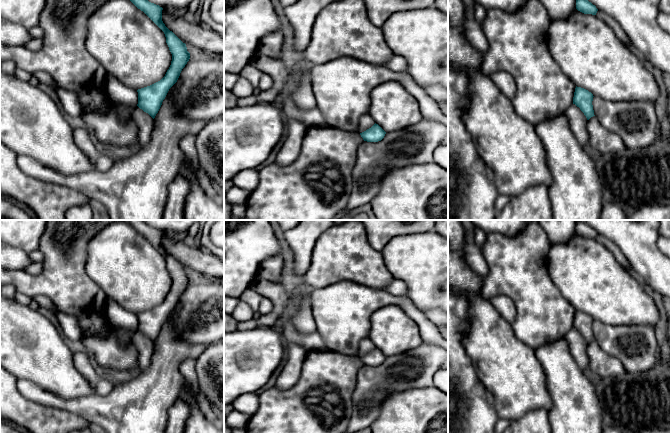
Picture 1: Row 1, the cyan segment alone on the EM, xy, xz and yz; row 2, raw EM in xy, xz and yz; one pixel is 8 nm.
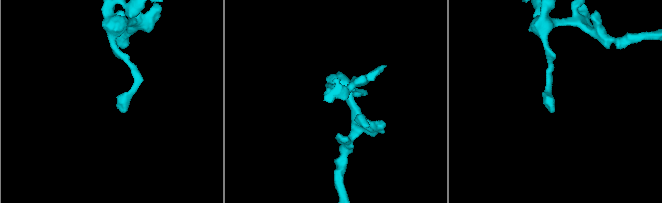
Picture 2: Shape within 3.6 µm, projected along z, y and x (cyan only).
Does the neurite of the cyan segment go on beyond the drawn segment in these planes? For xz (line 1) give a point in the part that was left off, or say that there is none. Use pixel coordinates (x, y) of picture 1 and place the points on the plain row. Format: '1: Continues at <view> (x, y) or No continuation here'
1: No continuation here

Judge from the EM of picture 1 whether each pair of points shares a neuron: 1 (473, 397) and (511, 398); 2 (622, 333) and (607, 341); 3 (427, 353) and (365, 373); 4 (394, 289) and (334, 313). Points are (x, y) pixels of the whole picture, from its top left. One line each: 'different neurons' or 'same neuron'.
1: different neurons
2: same neuron
3: same neuron
4: different neurons

